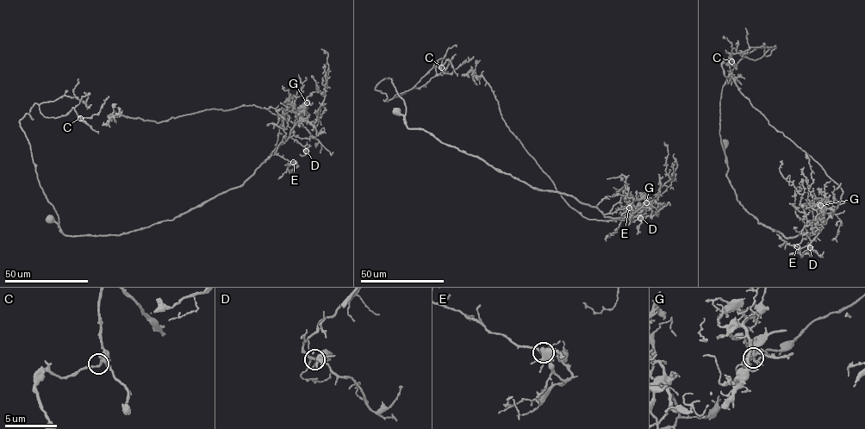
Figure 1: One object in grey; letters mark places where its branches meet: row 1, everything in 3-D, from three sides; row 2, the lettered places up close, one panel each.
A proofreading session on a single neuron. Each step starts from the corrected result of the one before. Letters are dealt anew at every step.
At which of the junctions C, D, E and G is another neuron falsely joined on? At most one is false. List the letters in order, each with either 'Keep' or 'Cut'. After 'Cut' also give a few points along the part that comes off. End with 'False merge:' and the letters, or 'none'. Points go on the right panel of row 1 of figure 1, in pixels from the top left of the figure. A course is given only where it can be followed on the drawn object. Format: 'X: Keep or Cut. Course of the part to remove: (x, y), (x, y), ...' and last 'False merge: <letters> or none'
C: Keep
D: Keep
E: Keep
G: Cut. Course of the part to remove: (820, 205), (824, 224), (839, 203), (843, 189), (811, 157), (769, 125), (741, 92), (727, 63)
False merge: G

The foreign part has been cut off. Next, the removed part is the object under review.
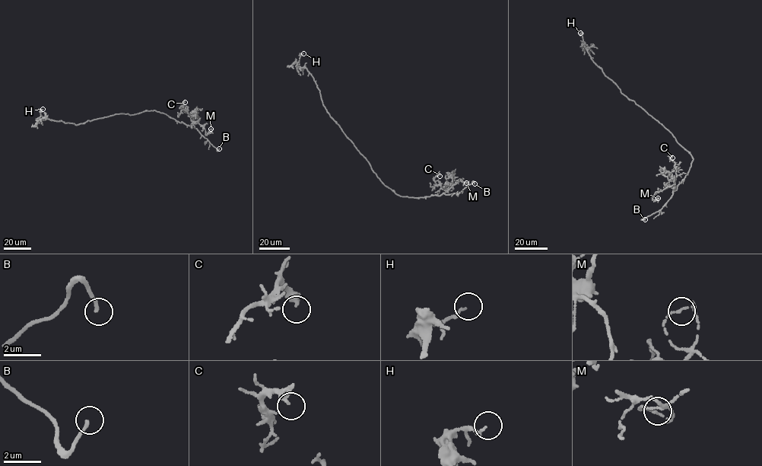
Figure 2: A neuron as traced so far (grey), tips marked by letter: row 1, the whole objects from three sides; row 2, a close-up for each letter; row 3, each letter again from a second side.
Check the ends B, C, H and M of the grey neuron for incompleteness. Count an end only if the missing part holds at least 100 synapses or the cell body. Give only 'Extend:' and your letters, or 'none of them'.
Extend: B

